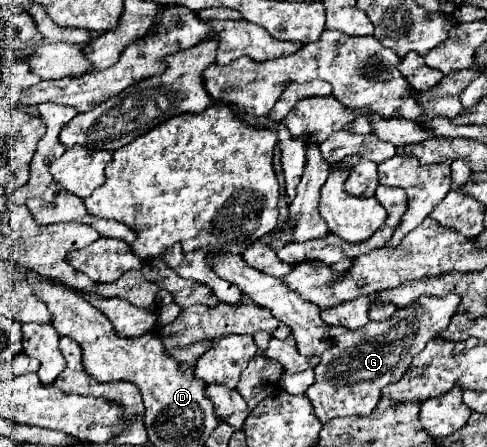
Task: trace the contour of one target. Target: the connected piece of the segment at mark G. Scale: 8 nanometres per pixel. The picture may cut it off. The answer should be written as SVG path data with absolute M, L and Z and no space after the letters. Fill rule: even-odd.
M220 255L220 259L210 257L208 263L222 279L238 285L254 303L270 309L282 323L288 323L300 354L320 356L320 363L314 369L316 383L306 391L320 423L328 423L334 417L370 415L380 401L382 389L404 377L414 355L418 355L432 337L438 337L448 327L460 305L460 295L446 295L444 299L422 295L416 299L416 307L398 309L392 319L370 321L362 329L328 327L320 319L318 305L300 299L300 295L288 289L280 279L248 267L240 255Z

